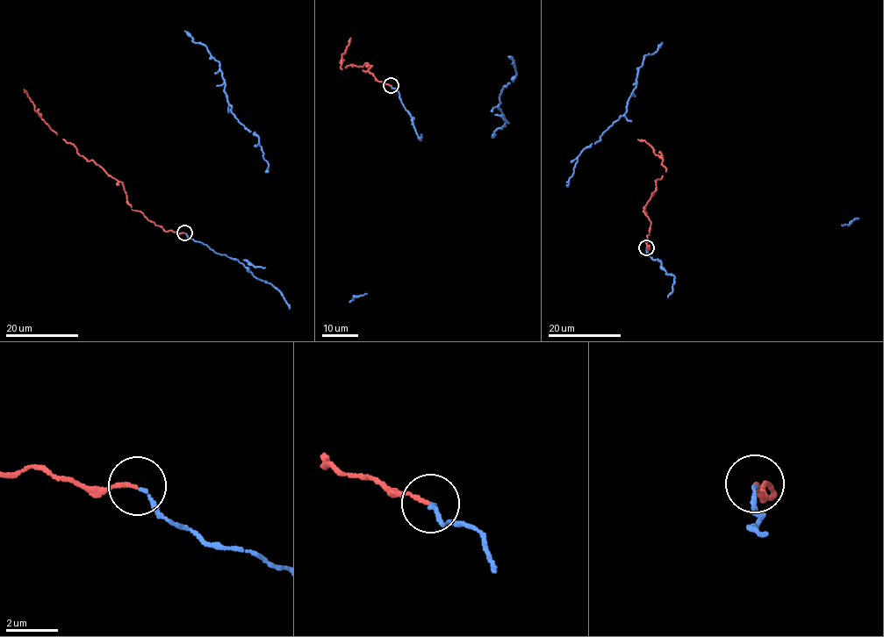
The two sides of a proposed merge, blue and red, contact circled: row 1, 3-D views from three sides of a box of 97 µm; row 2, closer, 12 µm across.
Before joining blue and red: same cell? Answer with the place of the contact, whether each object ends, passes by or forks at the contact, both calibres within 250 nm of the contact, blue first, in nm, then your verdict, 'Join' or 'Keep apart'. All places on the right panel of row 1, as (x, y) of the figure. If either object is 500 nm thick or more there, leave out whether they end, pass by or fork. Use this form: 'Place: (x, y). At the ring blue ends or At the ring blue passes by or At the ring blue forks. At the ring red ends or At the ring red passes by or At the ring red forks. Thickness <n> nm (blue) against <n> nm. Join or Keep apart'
Place: (646, 247). At the ring blue ends. At the ring red ends. Thickness 120 nm (blue) against 140 nm. Join

